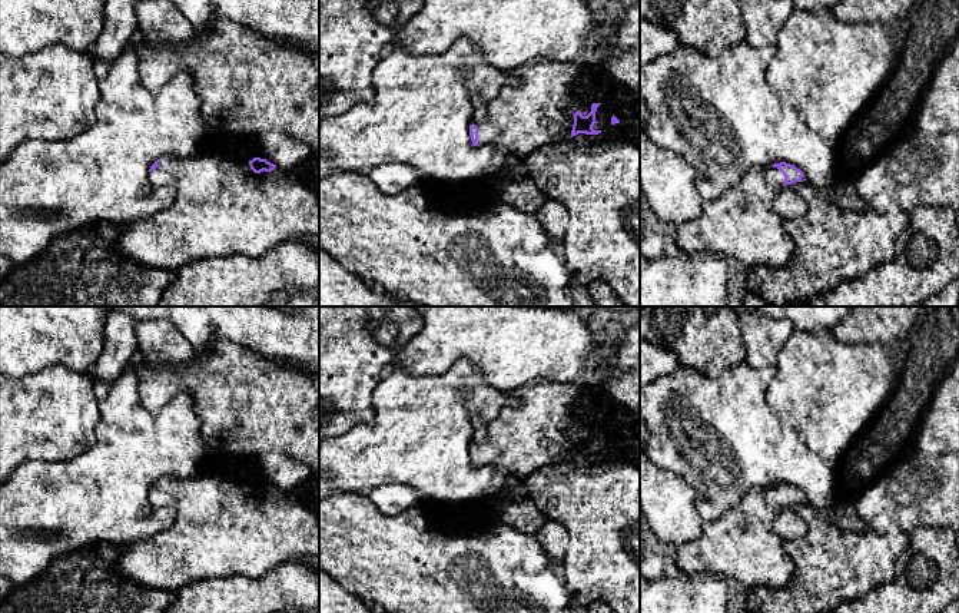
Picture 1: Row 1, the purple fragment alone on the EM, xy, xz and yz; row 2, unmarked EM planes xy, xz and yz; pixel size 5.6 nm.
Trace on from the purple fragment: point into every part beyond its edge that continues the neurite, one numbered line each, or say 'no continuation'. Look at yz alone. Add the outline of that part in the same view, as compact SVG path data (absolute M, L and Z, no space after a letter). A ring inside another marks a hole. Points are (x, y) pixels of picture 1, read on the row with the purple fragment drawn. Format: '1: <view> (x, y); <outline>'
1: yz (742, 222); M777 168L749 170L721 196L703 201L701 213L696 219L677 226L677 248L686 254L733 256L749 268L786 265L794 243L782 216L771 206L776 192L783 185L784 176Z

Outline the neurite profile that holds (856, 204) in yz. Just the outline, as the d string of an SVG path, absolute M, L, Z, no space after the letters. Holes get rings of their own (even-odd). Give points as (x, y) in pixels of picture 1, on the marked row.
M852 182L844 183L842 188L834 190L834 196L844 209L855 212L865 212L869 206L857 195L856 186Z

